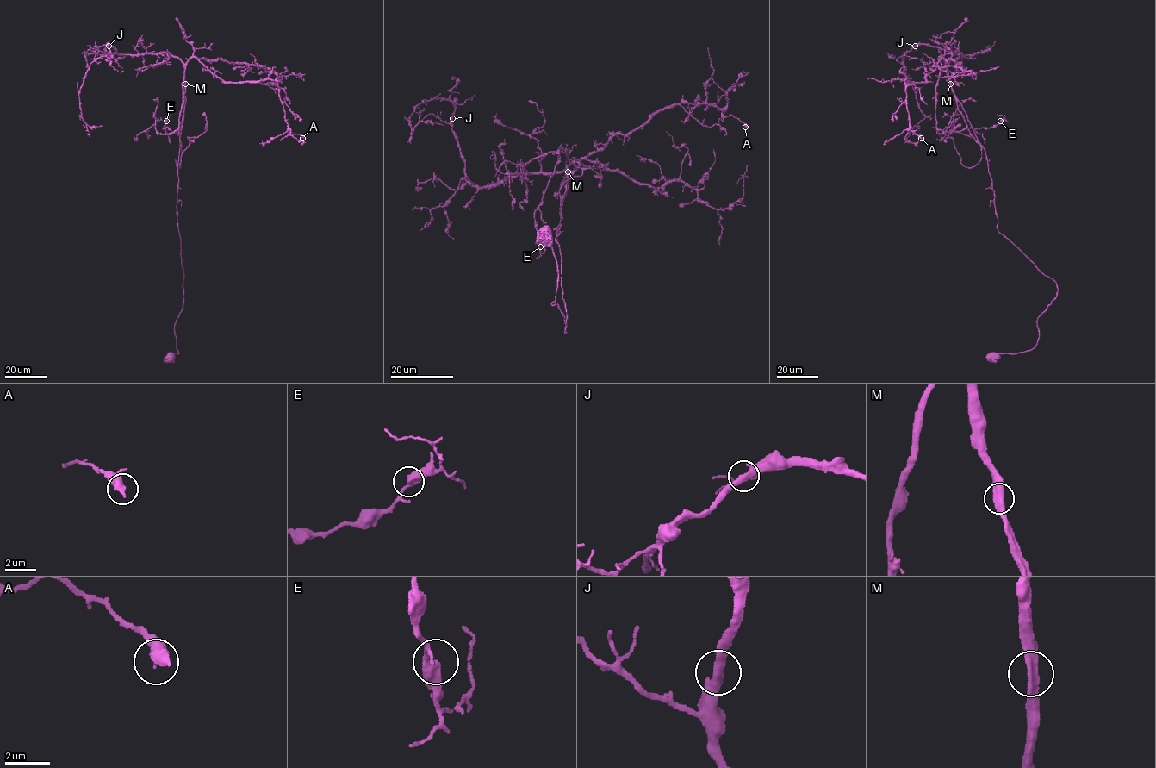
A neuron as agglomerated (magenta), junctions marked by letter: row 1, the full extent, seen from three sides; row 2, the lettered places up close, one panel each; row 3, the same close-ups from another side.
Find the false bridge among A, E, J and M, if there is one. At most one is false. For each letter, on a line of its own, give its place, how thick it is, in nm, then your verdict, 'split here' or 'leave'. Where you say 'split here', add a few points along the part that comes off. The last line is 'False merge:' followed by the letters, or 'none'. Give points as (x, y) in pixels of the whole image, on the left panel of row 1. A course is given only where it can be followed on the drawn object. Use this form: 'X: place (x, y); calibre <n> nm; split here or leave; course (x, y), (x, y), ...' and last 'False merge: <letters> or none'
A: place (302, 138); calibre 440 nm; leave
E: place (166, 121); calibre 440 nm; leave
J: place (108, 46); calibre 440 nm; leave
M: place (185, 84); calibre 440 nm; leave
False merge: none

